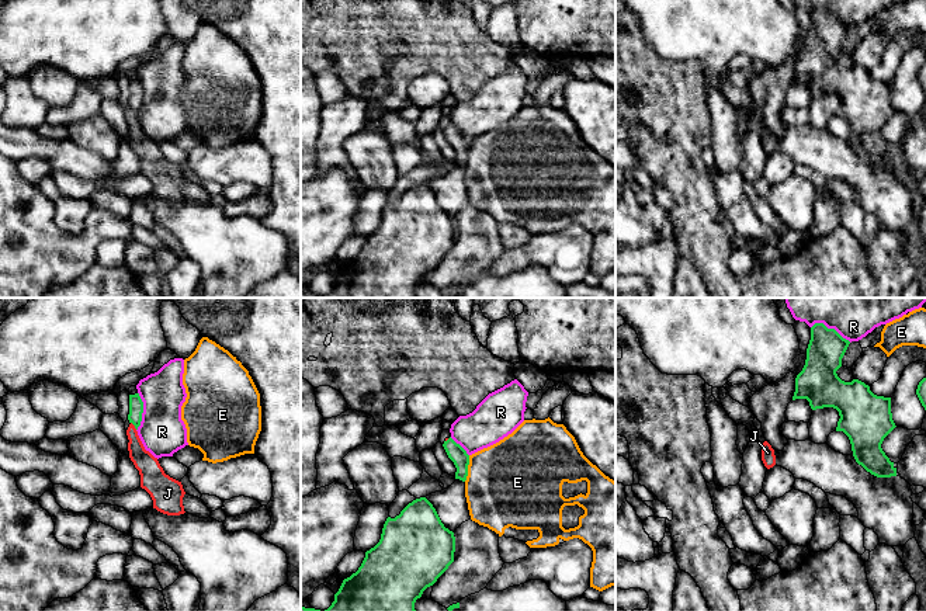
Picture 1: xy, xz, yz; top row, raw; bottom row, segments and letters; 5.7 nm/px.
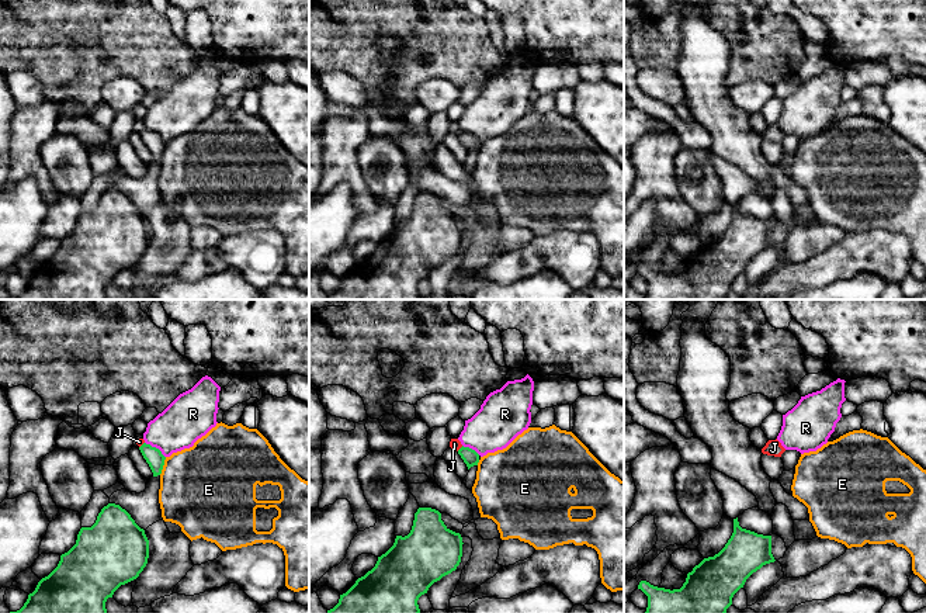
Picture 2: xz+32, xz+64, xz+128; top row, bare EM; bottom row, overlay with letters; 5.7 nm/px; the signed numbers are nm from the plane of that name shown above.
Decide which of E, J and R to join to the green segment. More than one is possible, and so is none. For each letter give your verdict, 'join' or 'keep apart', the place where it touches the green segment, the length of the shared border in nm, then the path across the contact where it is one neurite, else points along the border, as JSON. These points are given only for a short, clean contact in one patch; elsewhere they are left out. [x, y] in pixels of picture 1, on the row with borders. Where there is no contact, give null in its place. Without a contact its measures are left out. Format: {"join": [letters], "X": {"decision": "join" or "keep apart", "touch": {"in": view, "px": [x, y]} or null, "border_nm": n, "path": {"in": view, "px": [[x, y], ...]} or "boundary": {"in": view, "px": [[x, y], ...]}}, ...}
{"join": [], "E": {"decision": "keep apart", "touch": {"in": "xz", "px": [467, 468]}, "border_nm": 160}, "J": {"decision": "keep apart", "touch": {"in": "xy", "px": [134, 424]}, "border_nm": 60, "boundary": {"in": "xy", "px": [[131, 422], [137, 429]]}}, "R": {"decision": "keep apart", "touch": {"in": "yz", "px": [831, 329]}, "border_nm": 240}}

